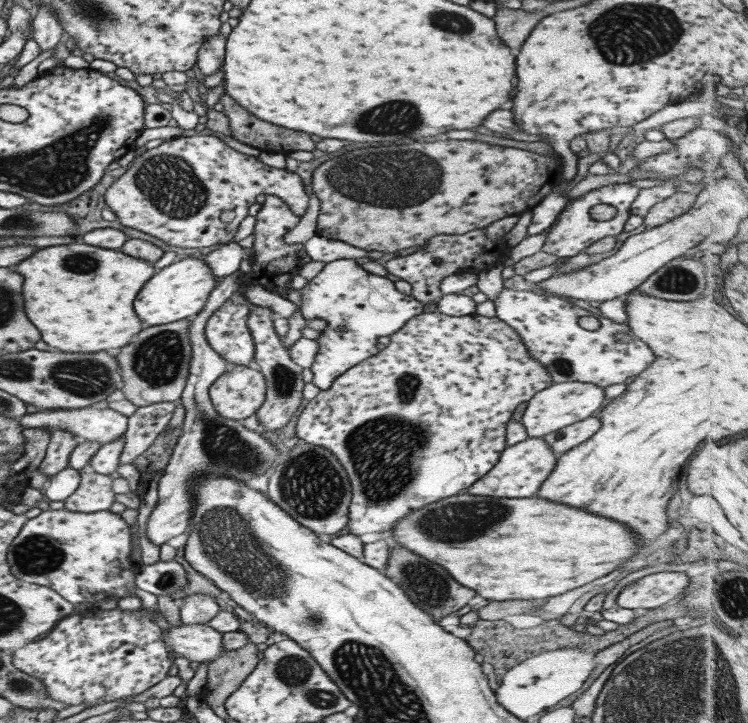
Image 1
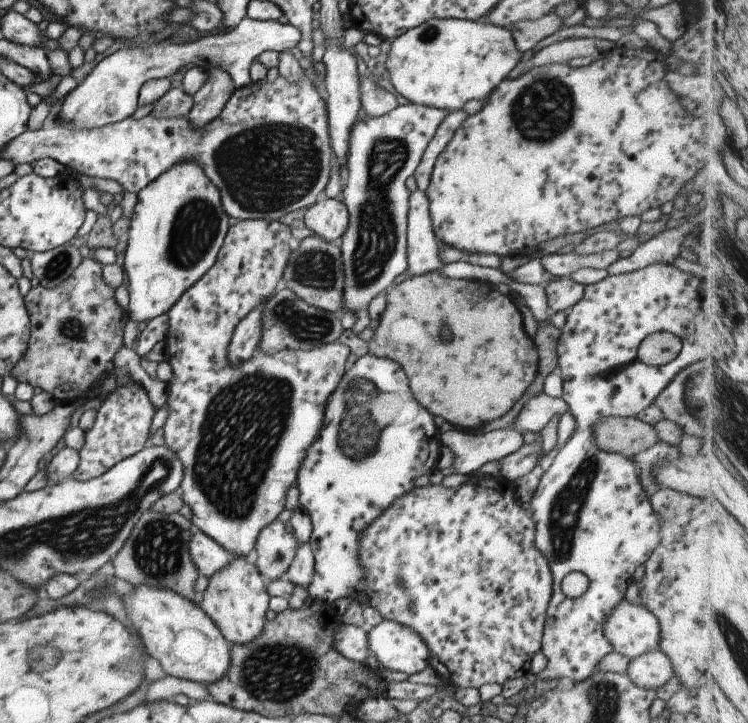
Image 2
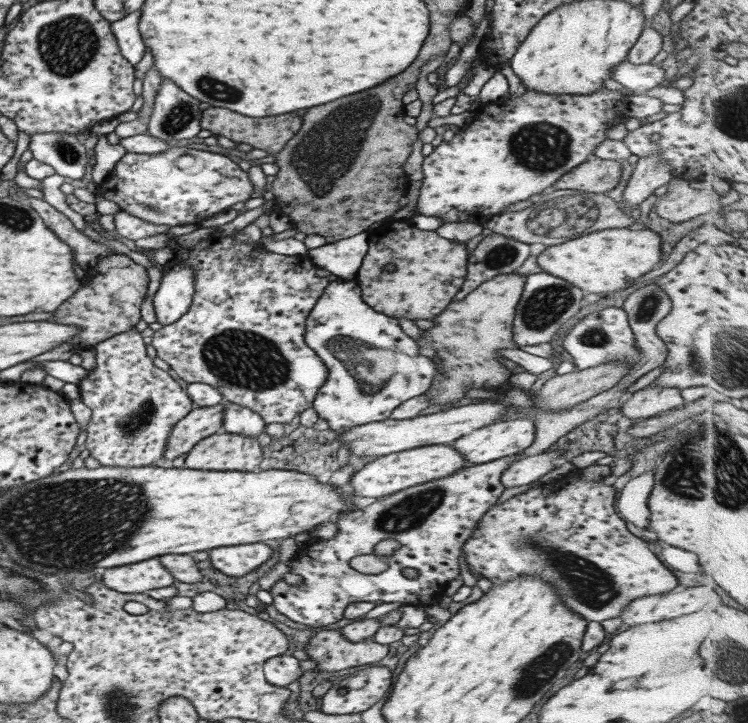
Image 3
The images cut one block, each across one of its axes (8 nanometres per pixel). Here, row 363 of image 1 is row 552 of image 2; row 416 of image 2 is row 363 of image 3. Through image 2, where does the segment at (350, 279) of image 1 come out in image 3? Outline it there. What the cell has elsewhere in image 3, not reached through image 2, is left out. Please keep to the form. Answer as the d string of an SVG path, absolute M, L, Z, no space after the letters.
M355 280L328 282L309 312L304 328L305 345L321 359L327 370L326 382L315 393L311 407L335 432L385 420L393 408L413 396L424 394L431 385L435 374L431 360L425 360L420 354L418 344L401 331L397 319L377 313L363 302Z

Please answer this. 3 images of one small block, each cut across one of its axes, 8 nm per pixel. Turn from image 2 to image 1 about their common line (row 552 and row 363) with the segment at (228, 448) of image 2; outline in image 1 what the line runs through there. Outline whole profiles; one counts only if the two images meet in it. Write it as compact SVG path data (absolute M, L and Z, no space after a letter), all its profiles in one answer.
M227 299L205 322L207 345L234 366L247 367L253 359L253 342L246 325L249 306L248 303L233 304Z

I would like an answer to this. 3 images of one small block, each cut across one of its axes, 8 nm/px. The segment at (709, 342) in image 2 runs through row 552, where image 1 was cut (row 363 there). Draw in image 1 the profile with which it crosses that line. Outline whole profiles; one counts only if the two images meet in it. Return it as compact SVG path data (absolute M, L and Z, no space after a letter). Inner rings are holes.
M504 287L495 300L496 318L517 334L529 356L543 366L552 383L587 382L603 389L635 377L653 362L654 356L649 347L631 334L626 323L616 324L601 315L596 316L599 321L597 330L589 332L580 328L579 318L593 316L582 310L580 304L567 302L561 297ZM619 332L629 336L629 343L619 343L615 339Z

